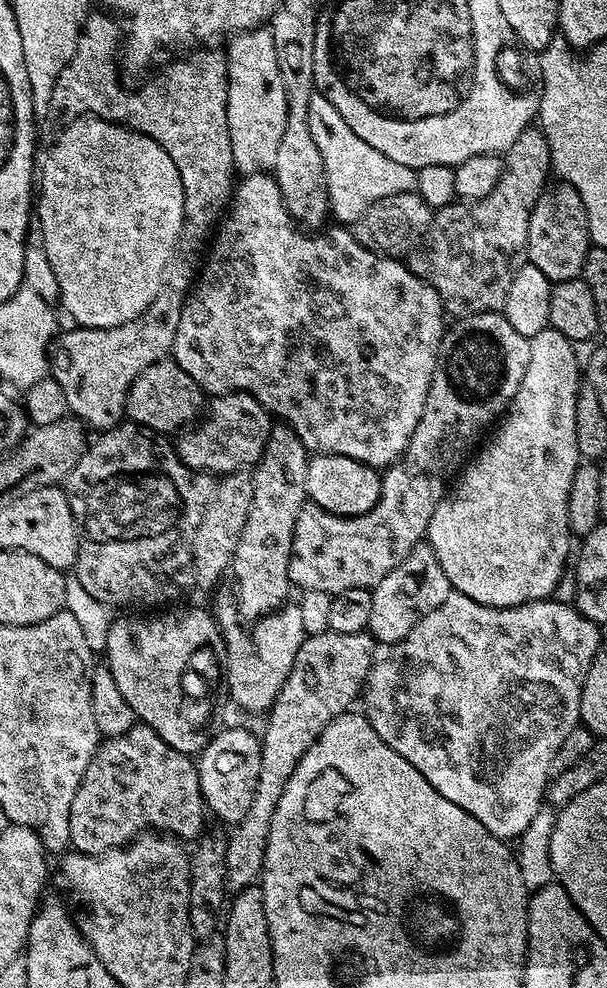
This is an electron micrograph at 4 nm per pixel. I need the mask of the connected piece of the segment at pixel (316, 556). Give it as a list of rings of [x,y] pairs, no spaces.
[[[483,312],[482,314],[466,316],[457,319],[453,324],[456,325],[453,328],[451,325],[445,331],[444,337],[440,340],[440,349],[436,355],[436,365],[434,366],[432,381],[430,382],[430,390],[426,394],[426,406],[422,409],[422,418],[418,418],[418,430],[414,430],[410,442],[406,446],[404,455],[395,464],[389,464],[387,468],[383,469],[380,501],[369,512],[361,516],[336,516],[332,512],[322,510],[319,506],[311,502],[305,503],[304,508],[298,514],[298,522],[294,526],[292,557],[290,558],[290,566],[288,567],[288,579],[295,587],[297,584],[300,590],[304,592],[330,592],[335,594],[342,590],[354,590],[355,588],[371,590],[375,588],[378,582],[382,582],[382,578],[386,578],[386,574],[390,574],[390,570],[394,570],[394,566],[398,566],[398,562],[402,562],[402,558],[406,558],[406,554],[410,554],[412,547],[421,543],[427,537],[430,518],[434,514],[438,502],[444,499],[446,489],[449,487],[448,476],[453,475],[452,477],[455,477],[457,475],[458,469],[465,463],[466,457],[477,447],[476,439],[488,427],[491,429],[497,423],[498,417],[512,403],[513,398],[516,397],[516,391],[522,382],[522,374],[526,374],[526,362],[530,362],[529,337],[518,334],[518,330],[514,330],[514,326],[510,326],[510,322],[506,322],[506,318],[500,312]]]

